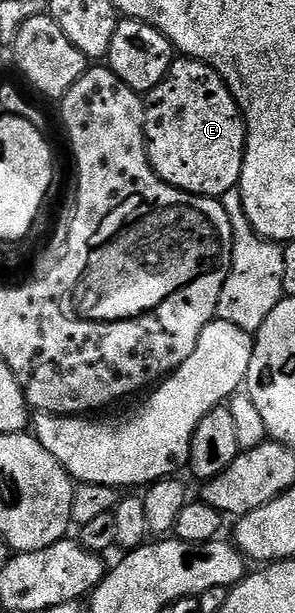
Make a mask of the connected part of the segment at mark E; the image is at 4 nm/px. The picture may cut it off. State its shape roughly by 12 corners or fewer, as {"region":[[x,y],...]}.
{"region":[[174,59],[145,100],[158,178],[240,185],[245,118],[214,68]]}

